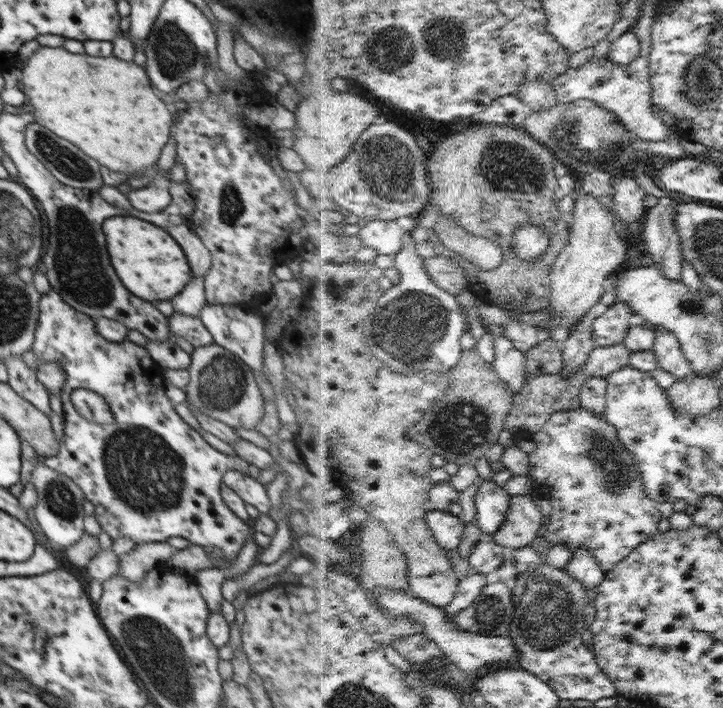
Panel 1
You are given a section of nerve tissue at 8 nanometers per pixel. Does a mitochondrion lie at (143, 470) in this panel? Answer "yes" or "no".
yes

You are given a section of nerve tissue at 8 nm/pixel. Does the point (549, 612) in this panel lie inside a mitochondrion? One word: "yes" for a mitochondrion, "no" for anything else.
yes

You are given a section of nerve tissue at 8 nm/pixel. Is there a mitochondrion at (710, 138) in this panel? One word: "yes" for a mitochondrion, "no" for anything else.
no

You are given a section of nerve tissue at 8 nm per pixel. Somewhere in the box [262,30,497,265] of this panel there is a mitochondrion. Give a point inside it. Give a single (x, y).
(387, 170)

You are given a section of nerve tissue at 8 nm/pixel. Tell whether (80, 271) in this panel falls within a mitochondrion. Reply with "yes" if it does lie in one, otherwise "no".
yes

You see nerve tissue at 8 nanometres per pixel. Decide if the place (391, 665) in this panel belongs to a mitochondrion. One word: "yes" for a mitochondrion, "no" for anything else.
no

